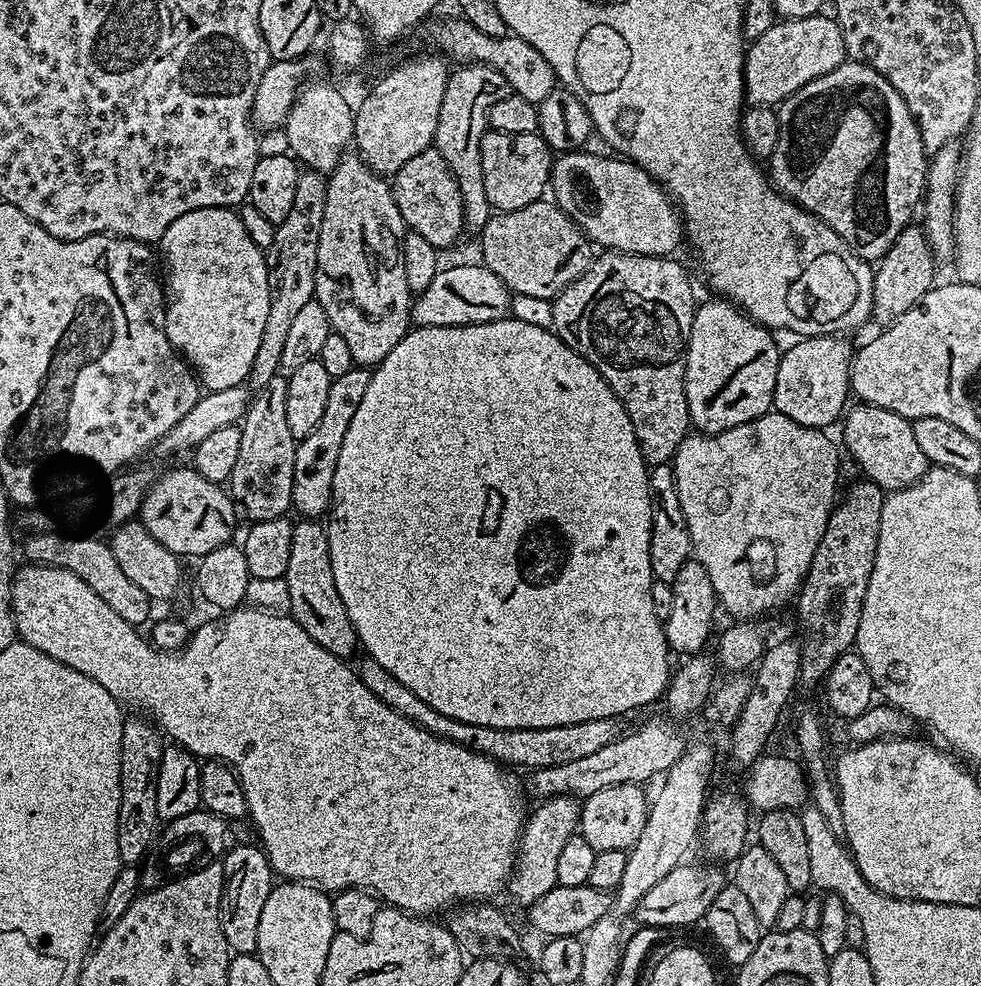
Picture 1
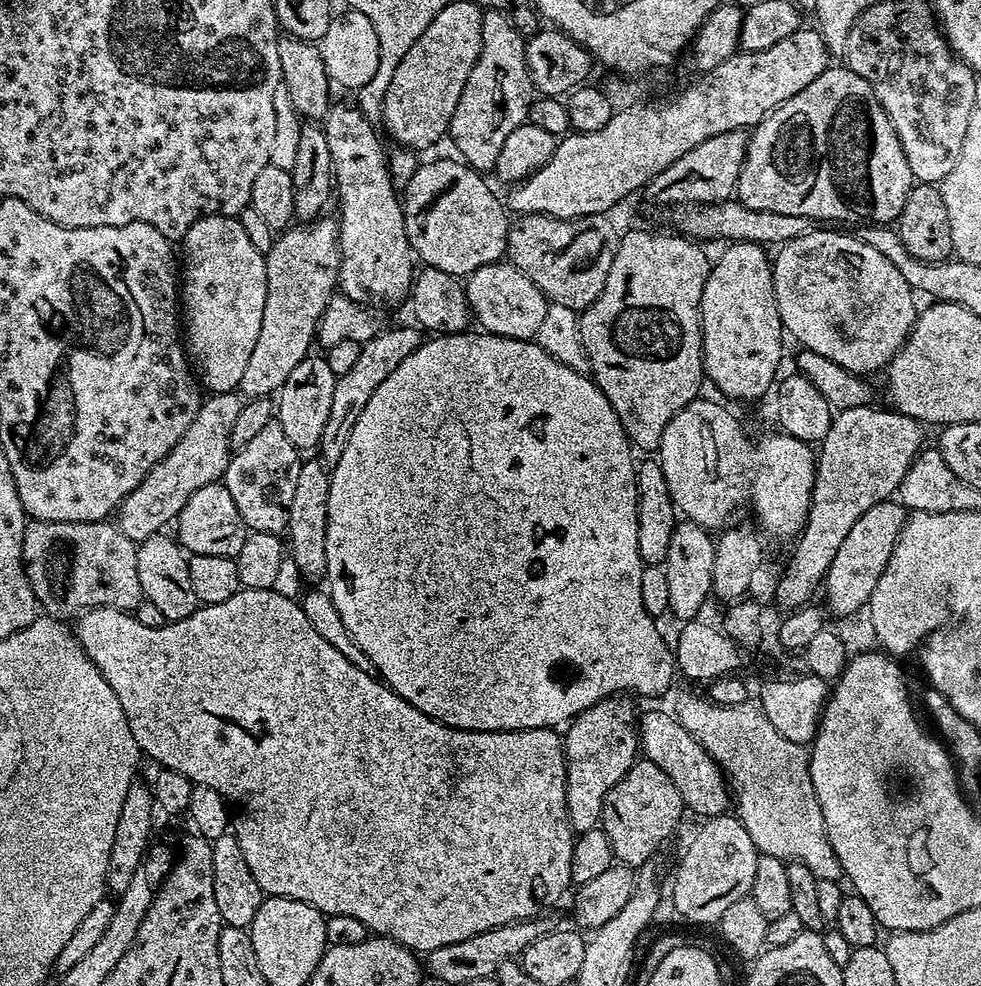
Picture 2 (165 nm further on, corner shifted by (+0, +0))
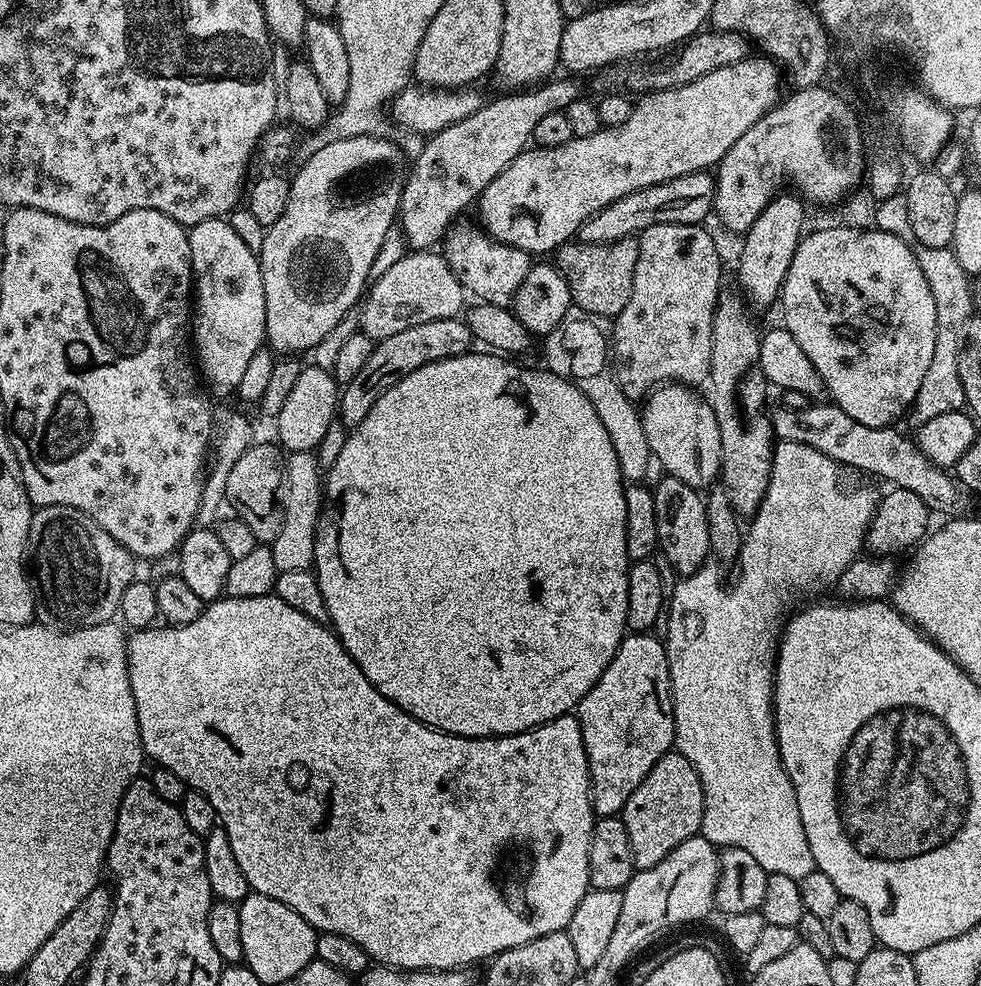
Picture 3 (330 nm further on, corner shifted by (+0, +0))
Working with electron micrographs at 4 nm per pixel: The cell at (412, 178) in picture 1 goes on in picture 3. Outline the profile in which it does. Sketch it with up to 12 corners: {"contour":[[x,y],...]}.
{"contour":[[465,218],[442,241],[469,293],[509,307],[533,257]]}

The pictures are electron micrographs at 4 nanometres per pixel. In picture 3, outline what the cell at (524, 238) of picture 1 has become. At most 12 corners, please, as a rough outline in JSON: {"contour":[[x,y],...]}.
{"contour":[[640,242],[560,245],[575,307],[614,318],[630,302]]}

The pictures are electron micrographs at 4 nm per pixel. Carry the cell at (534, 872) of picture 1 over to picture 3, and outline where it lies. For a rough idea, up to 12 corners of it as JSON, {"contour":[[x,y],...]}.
{"contour":[[625,635],[574,712],[592,810],[676,742],[663,639]]}

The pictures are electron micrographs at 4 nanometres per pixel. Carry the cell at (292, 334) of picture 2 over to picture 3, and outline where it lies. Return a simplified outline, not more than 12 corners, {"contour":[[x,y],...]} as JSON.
{"contour":[[321,148],[258,253],[267,347],[311,353],[361,303],[406,156]]}

